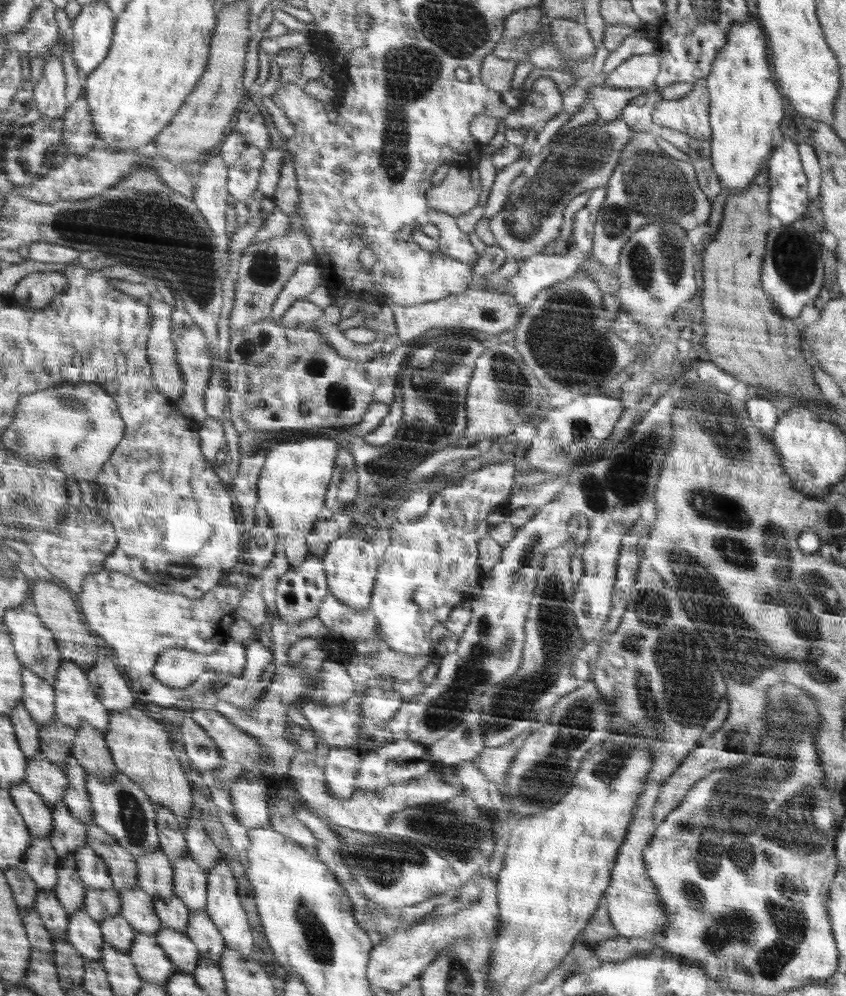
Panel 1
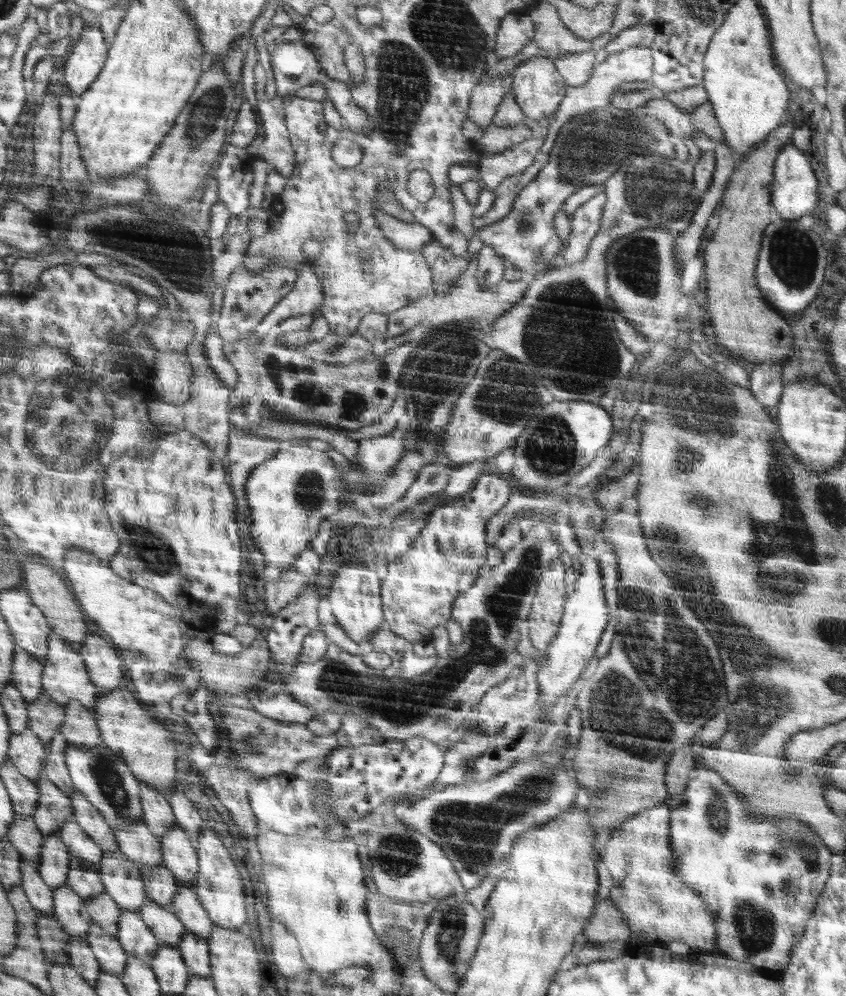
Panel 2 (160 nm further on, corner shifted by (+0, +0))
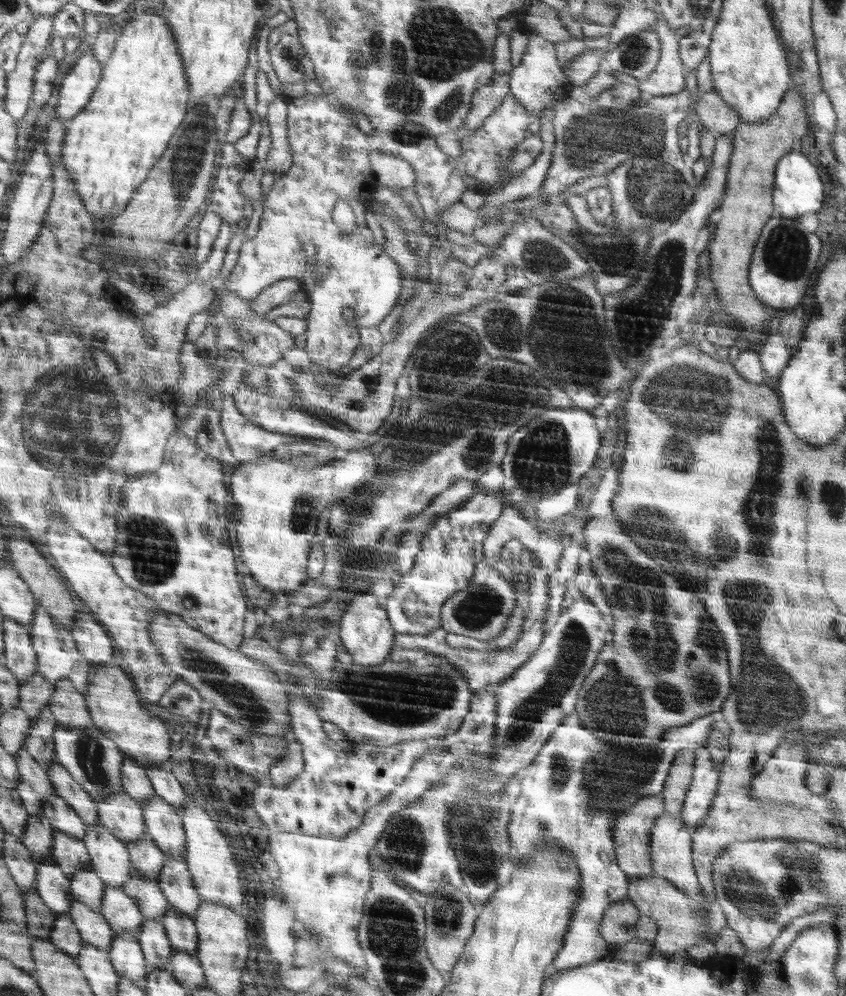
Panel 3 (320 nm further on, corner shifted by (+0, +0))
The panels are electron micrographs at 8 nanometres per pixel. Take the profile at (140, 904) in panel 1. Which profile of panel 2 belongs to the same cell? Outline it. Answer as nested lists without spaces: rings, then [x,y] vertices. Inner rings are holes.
[[[103,851],[99,875],[108,894],[120,909],[140,915],[148,900],[140,869],[122,852]]]

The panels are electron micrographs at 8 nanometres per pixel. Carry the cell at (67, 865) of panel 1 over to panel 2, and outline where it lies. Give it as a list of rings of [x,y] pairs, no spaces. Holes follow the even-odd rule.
[[[56,833],[45,836],[39,871],[52,890],[60,886],[68,886],[67,872],[70,859],[67,849],[63,840]]]

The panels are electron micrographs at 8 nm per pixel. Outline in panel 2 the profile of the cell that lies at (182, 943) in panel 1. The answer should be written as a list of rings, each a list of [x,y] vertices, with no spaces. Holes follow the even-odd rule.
[[[148,899],[140,909],[140,916],[143,922],[155,933],[158,940],[178,947],[185,927],[172,912]]]

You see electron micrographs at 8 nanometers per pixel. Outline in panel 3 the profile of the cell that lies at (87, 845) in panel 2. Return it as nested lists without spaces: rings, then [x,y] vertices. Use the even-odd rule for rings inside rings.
[[[50,795],[44,808],[54,829],[83,840],[87,826],[63,798],[58,795]]]

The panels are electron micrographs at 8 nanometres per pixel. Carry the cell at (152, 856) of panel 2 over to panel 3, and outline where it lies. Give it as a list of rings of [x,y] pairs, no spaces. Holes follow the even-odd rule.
[[[118,791],[95,802],[99,822],[124,844],[147,832],[142,809],[126,791]]]

